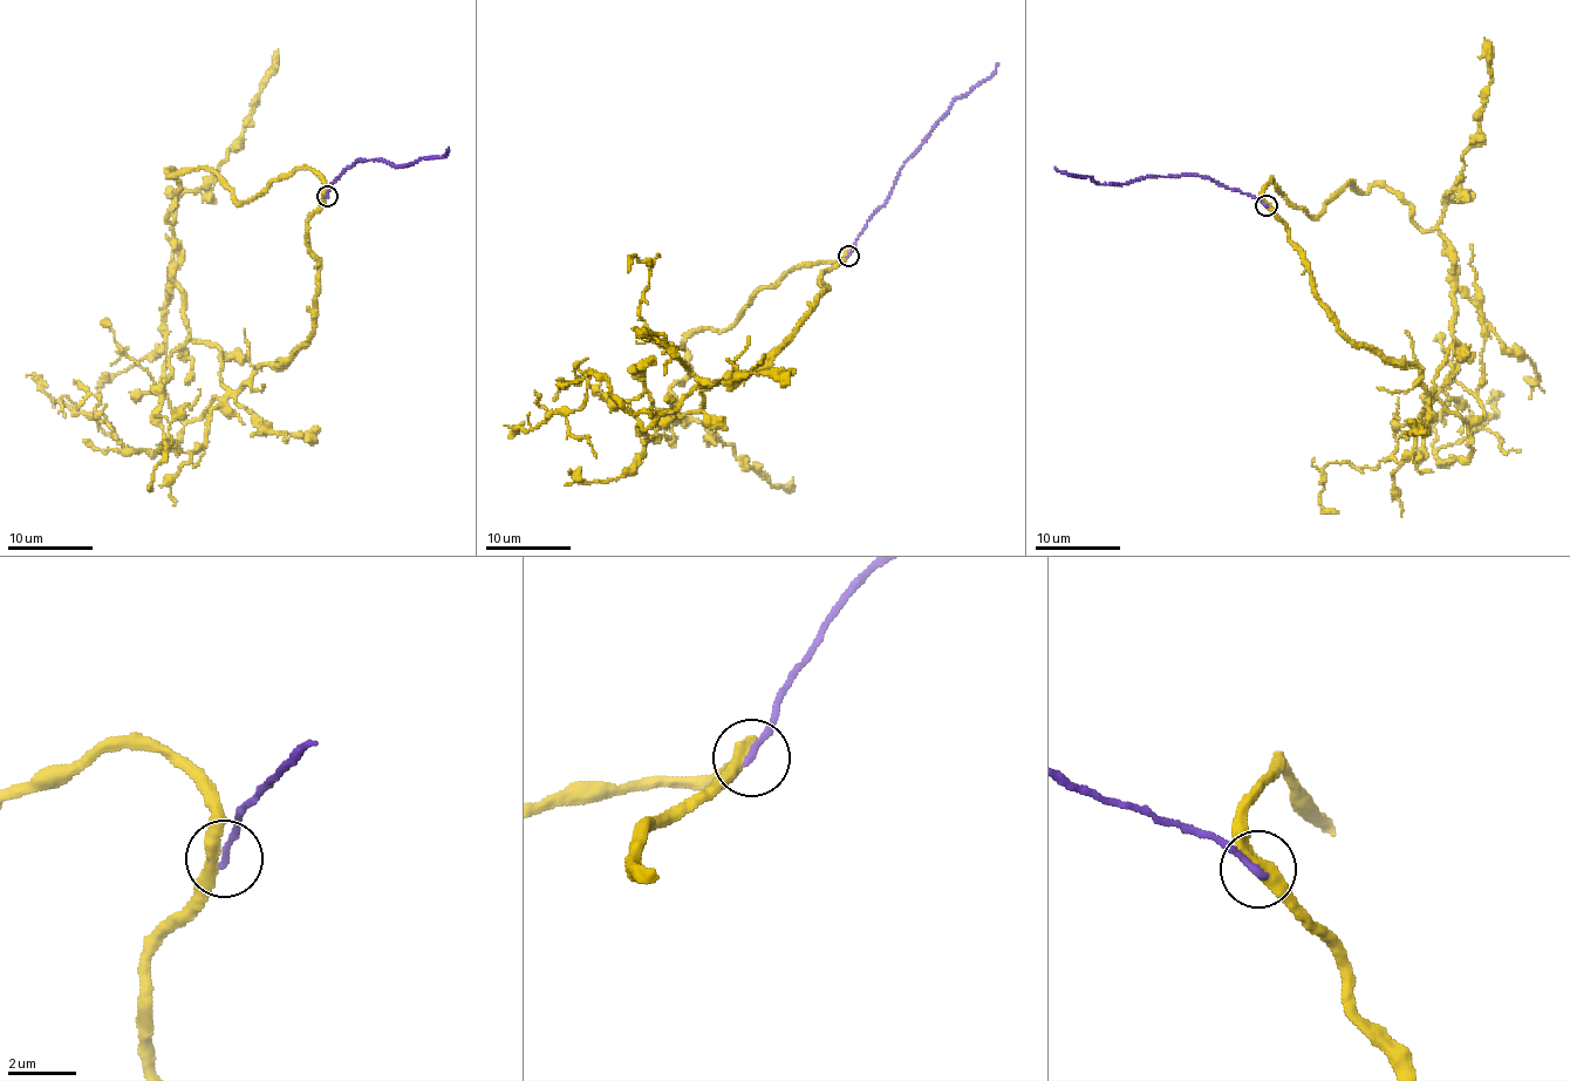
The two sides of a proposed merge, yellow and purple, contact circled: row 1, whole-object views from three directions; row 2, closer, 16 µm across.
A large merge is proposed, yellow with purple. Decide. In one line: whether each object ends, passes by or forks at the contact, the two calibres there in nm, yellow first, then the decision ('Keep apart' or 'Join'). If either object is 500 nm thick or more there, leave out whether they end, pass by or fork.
At the ring yellow passes by. At the ring purple ends. Thickness 380 nm (yellow) against 200 nm. Join

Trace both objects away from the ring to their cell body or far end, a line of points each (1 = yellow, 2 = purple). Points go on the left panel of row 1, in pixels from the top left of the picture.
1: (326, 196), (308, 222), (313, 332), (173, 442), (134, 451), (104, 421), (54, 402), (26, 376)
2: (326, 196), (340, 174), (363, 158), (380, 158), (394, 165), (405, 165), (421, 157), (442, 157), (449, 147)

